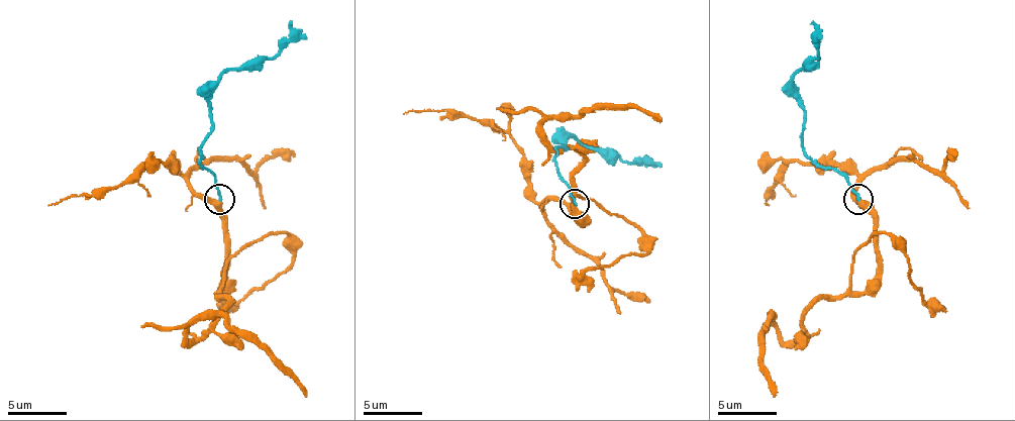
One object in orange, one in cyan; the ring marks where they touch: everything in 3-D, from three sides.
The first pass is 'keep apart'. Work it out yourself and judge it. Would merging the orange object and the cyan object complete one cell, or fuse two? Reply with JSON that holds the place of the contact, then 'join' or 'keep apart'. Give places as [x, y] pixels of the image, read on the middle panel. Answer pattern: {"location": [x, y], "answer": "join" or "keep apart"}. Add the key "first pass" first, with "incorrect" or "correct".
{"first pass": "incorrect", "location": [575, 203], "answer": "join"}

